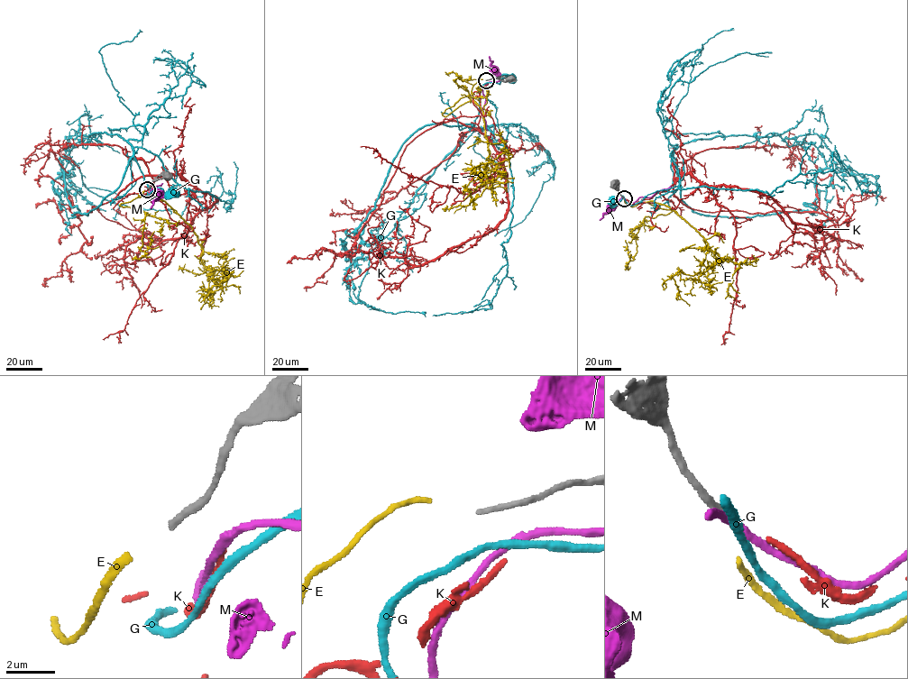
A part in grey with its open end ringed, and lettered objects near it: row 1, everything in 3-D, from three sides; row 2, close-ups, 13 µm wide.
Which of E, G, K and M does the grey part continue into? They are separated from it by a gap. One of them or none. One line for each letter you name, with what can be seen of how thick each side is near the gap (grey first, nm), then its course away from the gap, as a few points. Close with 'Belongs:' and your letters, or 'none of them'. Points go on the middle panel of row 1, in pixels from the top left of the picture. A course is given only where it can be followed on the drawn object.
E: 200/280 nm | via (482, 79), (471, 90), (482, 114), (490, 153), (478, 178), (505, 151), (501, 142), (481, 141), (467, 148)
Belongs: E

